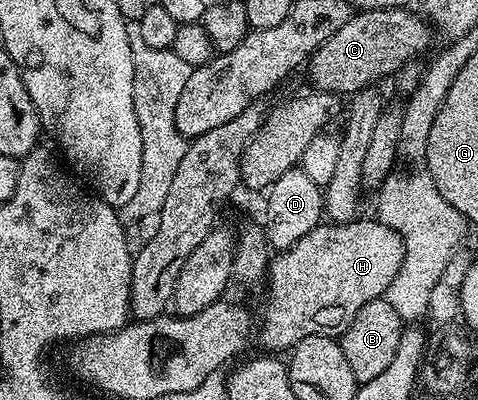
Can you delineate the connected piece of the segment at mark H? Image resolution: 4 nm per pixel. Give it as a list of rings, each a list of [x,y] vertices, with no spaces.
[[[356,218],[347,224],[320,222],[291,248],[280,251],[267,269],[265,293],[267,305],[263,308],[263,329],[258,329],[257,340],[271,354],[283,354],[294,348],[301,338],[310,336],[342,337],[344,330],[357,318],[357,310],[365,302],[373,302],[384,295],[397,276],[403,258],[402,238],[376,218]]]

